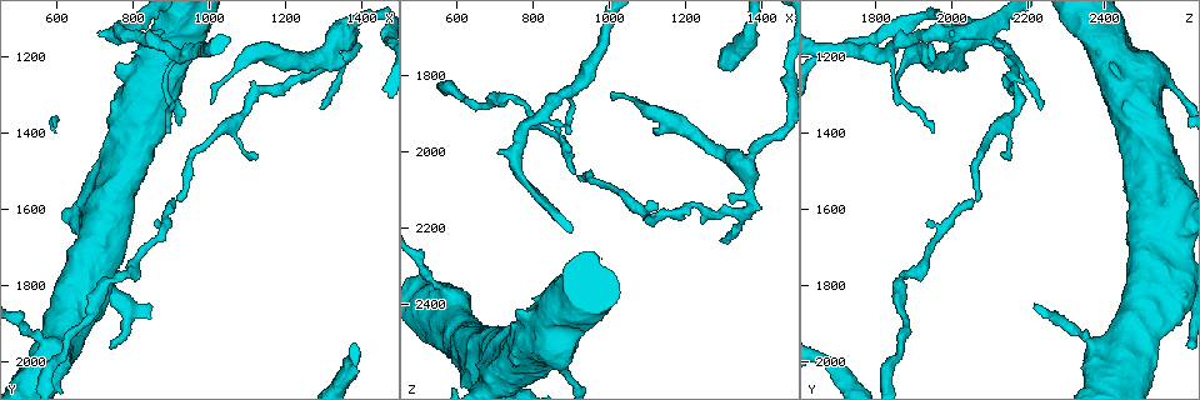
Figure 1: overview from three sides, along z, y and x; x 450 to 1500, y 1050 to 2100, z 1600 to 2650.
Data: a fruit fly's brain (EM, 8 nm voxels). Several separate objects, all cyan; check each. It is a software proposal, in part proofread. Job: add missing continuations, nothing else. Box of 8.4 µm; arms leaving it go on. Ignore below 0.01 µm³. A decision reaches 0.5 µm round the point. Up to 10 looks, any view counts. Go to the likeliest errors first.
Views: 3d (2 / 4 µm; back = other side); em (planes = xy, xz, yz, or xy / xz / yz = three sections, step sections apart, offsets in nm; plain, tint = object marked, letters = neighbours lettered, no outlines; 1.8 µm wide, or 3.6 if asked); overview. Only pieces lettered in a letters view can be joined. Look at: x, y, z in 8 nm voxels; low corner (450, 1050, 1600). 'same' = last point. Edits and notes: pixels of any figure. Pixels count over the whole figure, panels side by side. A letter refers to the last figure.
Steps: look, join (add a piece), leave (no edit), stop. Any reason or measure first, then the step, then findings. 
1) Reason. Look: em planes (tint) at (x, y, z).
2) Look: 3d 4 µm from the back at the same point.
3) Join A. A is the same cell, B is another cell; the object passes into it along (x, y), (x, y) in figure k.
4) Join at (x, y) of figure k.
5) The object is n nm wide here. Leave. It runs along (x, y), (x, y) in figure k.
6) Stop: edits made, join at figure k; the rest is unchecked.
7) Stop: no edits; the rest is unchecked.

Thin end. Look: 3d 2 µm at (895, 1405, 1950).

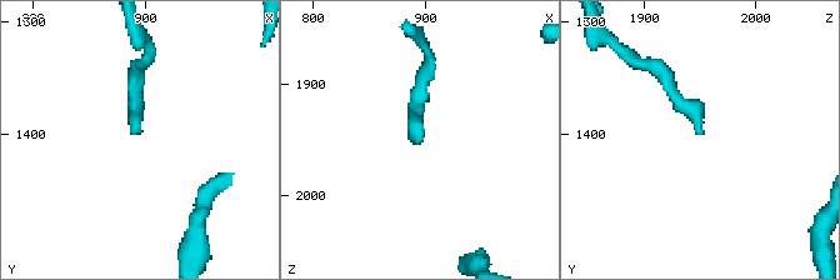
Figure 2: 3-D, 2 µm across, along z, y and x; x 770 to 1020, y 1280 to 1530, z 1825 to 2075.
Need the tissue. Look: em xy step 8 (tint) at (890, 1400, 1948).

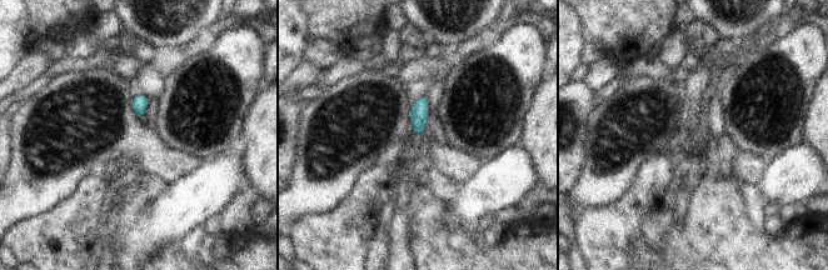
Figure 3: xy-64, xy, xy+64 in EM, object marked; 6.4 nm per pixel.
Look: em planes (letters) at the same point.

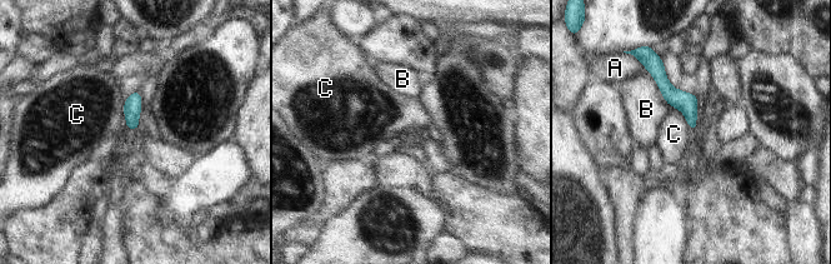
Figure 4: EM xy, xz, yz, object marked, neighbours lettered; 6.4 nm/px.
The longest contact is with B, 300 nm. Leave. A, B and C are other cells; a border runs along (125, 96), (124, 119), (128, 129) in figure 4; none of them fits.

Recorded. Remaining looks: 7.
Arms part here. Look: 3d 4 µm at (910, 1195, 1825).

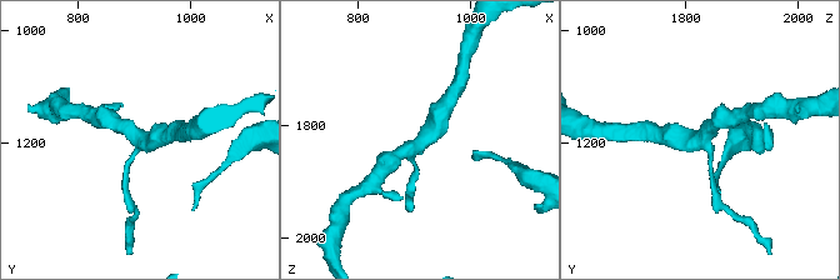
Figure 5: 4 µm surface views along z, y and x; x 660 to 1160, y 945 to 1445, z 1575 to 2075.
3 arms meet here; need the tissue. Look: em planes (letters) at (910, 1190, 1830).

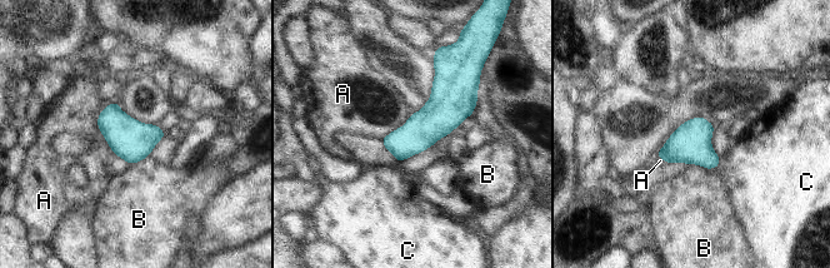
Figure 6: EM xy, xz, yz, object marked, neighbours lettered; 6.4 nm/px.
Leave. A, B and C are other cells; a border runs along (113, 100), (98, 129), (114, 153) in figure 6; no lettered piece goes on from it.

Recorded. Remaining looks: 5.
Free end. Look: em planes (letters) at (1355, 1220, 2040).

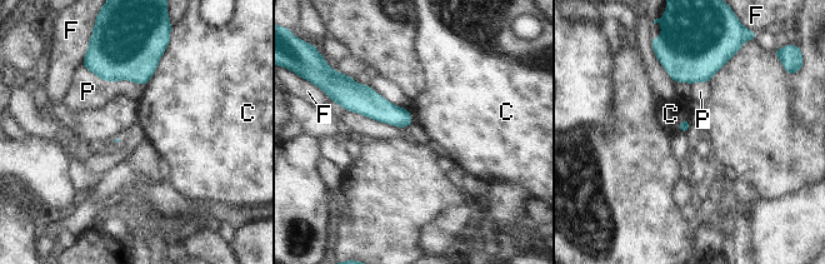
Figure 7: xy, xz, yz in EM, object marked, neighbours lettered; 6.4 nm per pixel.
Leave. C, F and P are other cells; a border runs along (165, 49), (155, 73), (144, 85) in figure 7; no lettered piece goes on from it.

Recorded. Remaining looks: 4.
Thick turns thin. Look: 3d 4 µm at (575, 2030, 1820).

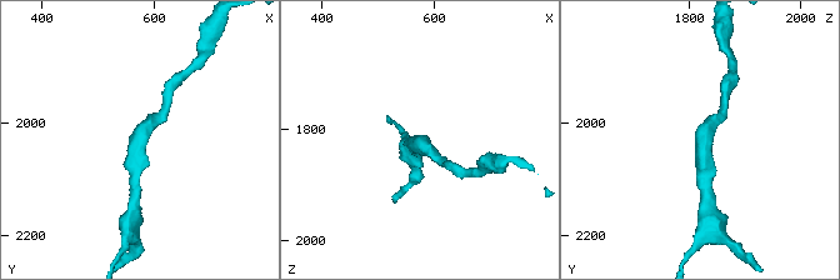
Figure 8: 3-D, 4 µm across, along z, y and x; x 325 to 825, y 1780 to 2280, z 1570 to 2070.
Look: em planes (letters) at (575, 2040, 1825).

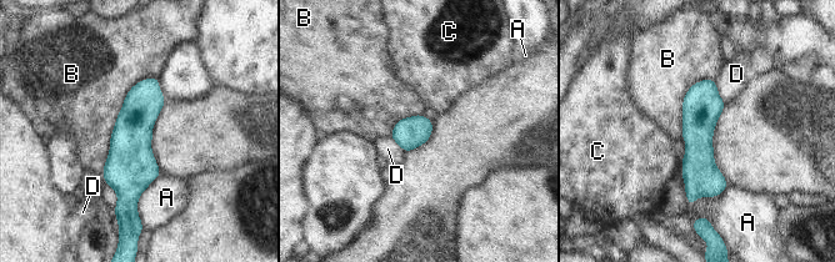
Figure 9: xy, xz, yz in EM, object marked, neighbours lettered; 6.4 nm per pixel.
The object is 200 nm wide here. Leave. A, B, C and D are other cells; it runs along (711, 82), (690, 201) in figure 9; none of them fits.

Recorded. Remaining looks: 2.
Stop: no edits; the rest is unchecked.

